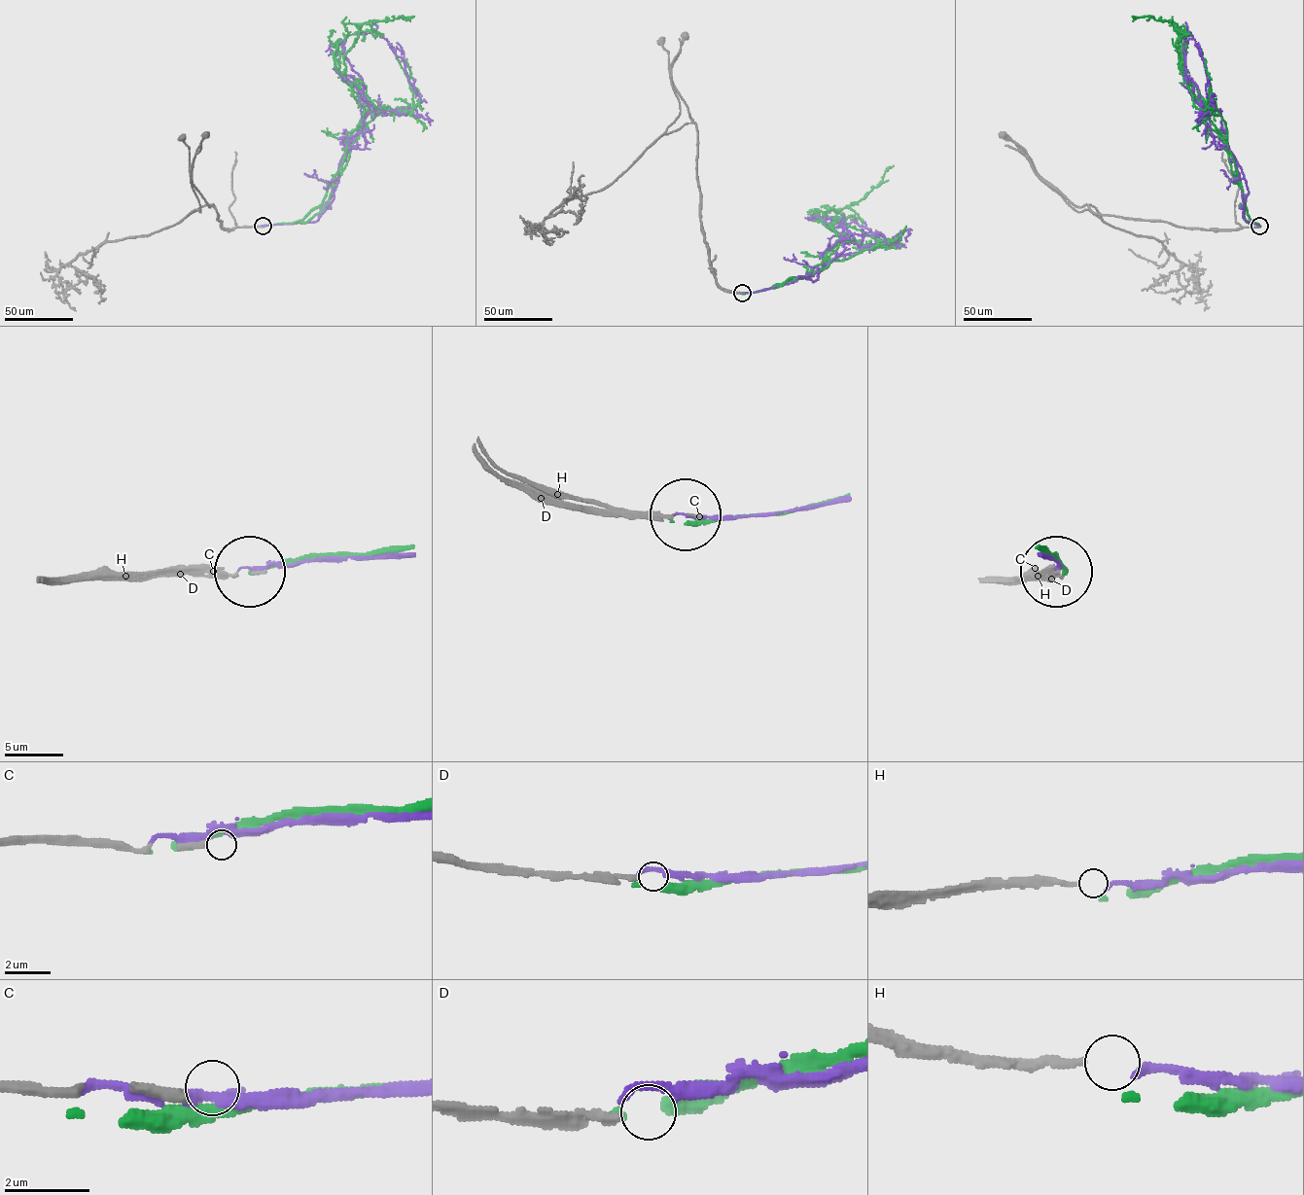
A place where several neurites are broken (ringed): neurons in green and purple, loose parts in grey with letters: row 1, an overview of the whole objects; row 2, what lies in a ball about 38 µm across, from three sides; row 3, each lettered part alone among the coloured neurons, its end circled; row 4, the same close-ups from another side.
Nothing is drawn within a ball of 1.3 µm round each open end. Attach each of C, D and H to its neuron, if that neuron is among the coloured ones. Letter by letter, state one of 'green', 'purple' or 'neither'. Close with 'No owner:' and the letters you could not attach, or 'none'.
C: neither
D: green
H: purple
No owner: C

